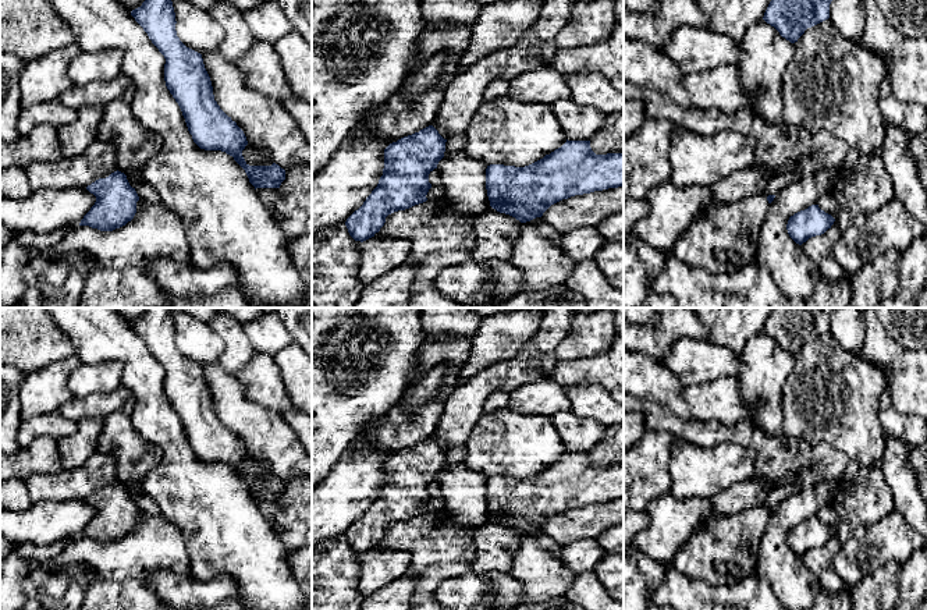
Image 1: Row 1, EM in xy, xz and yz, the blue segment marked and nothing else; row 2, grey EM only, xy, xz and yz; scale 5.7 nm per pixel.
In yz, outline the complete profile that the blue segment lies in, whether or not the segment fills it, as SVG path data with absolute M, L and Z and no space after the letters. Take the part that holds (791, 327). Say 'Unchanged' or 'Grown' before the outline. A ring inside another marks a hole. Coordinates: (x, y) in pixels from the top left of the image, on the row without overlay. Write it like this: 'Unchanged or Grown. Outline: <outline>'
Unchanged. Outline: M774 308L763 331L774 338L782 350L795 355L807 340L830 330L830 316L835 309L837 308Z

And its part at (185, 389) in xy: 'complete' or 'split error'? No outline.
complete

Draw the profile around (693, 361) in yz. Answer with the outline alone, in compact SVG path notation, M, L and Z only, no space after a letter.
M679 338L663 362L678 376L683 387L713 382L722 376L738 377L742 355L708 340Z

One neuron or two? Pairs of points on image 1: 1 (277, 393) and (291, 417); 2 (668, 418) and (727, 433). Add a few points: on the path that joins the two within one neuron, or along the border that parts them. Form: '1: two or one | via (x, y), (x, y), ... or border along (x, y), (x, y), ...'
1: two | border along (292, 407), (283, 417)
2: one | via (682, 429), (713, 433)

